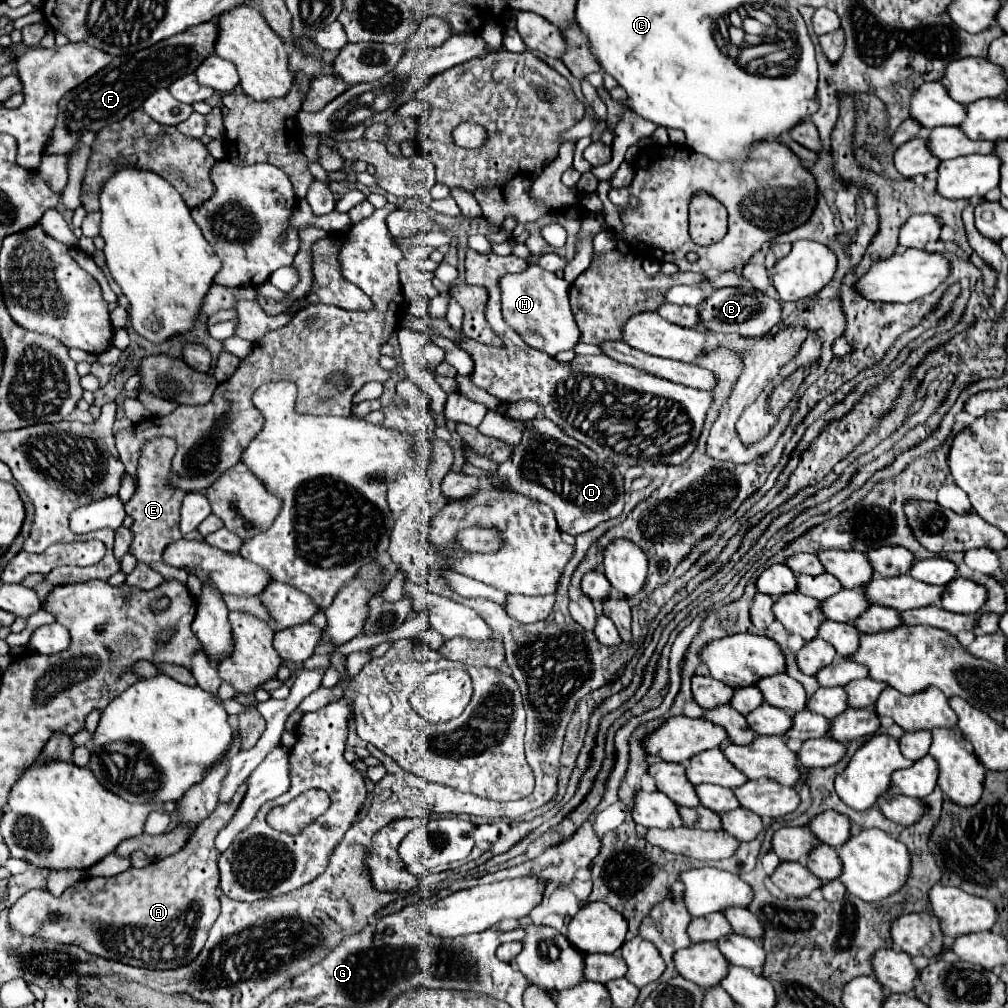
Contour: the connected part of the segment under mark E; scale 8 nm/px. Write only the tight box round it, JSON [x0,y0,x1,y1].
[125,436,187,583]

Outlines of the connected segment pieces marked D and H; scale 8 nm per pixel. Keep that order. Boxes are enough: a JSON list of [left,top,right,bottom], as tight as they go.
[[497,419,625,535],[501,265,581,357]]

